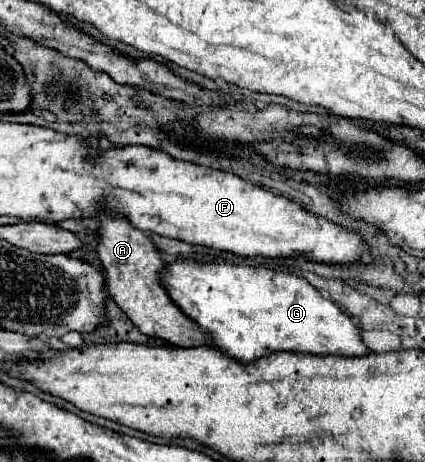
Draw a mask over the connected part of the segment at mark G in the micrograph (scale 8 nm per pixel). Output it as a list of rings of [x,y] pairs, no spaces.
[[[177,261],[165,267],[163,287],[173,303],[209,335],[207,345],[239,363],[257,361],[269,351],[343,357],[371,353],[351,317],[303,277],[291,273],[231,263]]]

